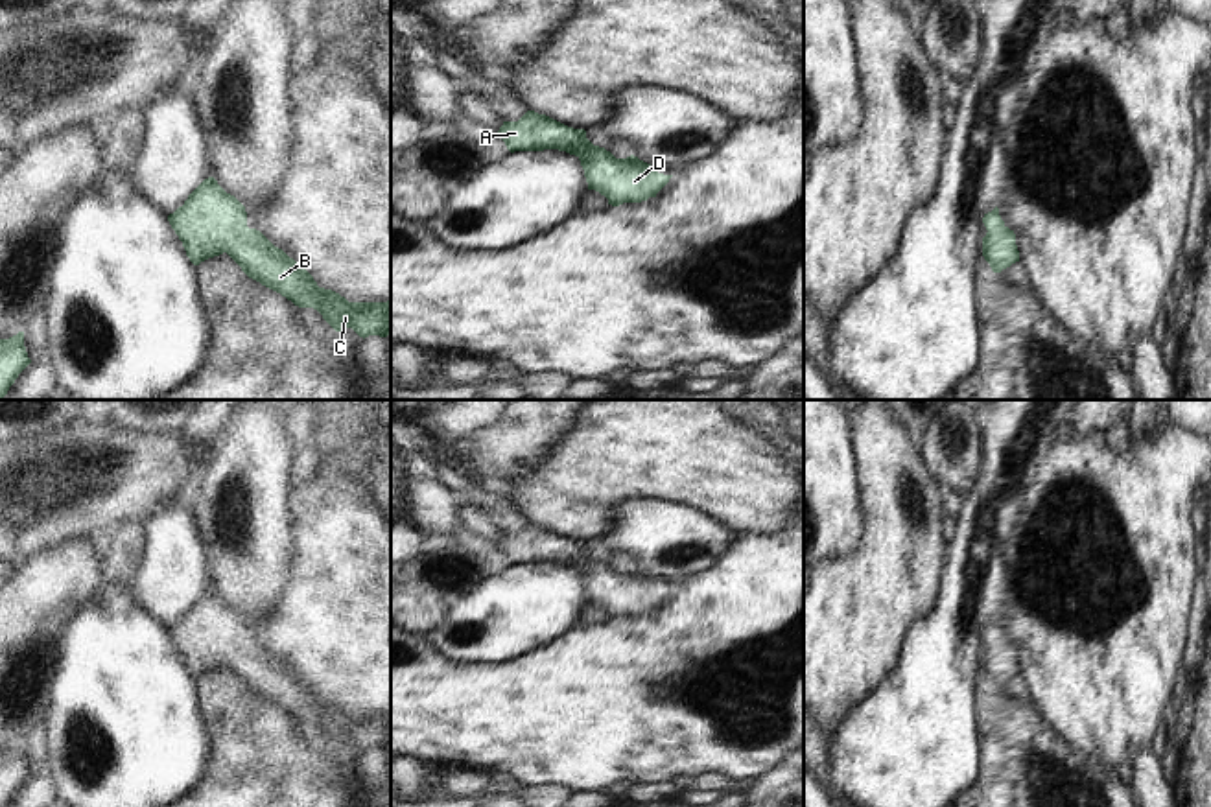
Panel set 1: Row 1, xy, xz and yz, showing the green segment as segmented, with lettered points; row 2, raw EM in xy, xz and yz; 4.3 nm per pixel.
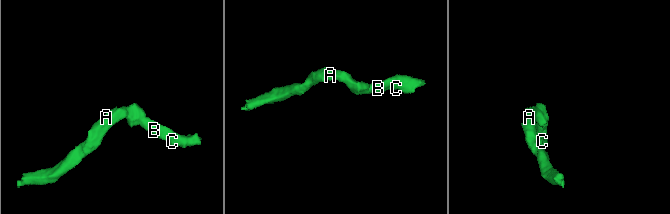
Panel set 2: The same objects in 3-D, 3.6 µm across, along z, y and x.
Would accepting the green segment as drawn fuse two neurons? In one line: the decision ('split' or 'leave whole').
leave whole

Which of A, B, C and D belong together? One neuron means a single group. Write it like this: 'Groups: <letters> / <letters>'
Groups: A B C D

